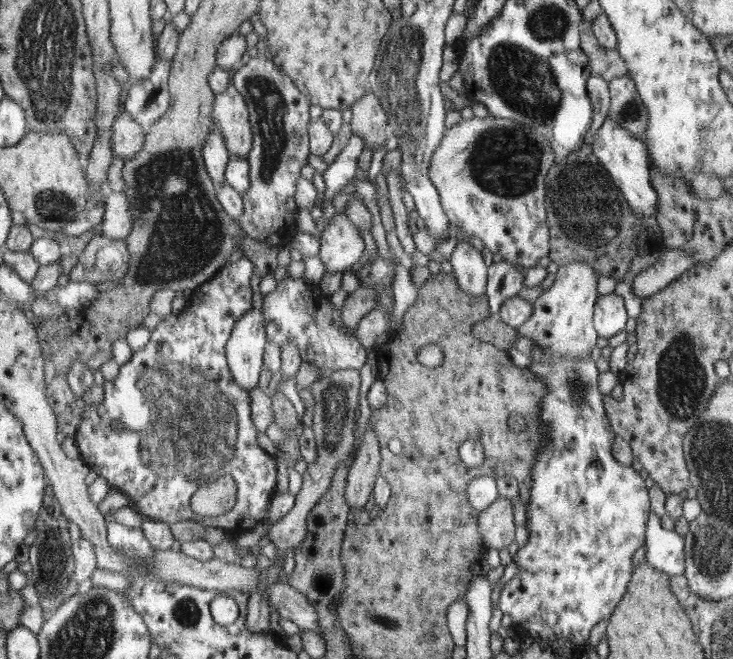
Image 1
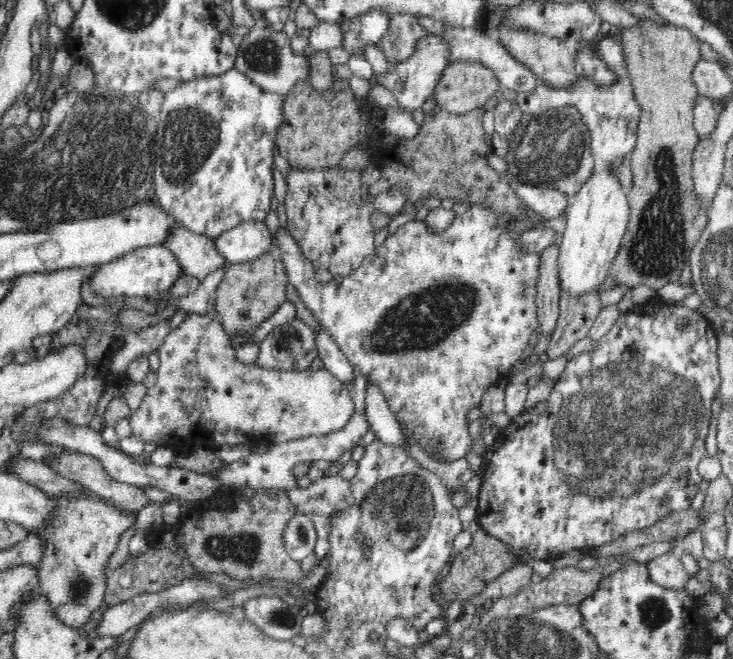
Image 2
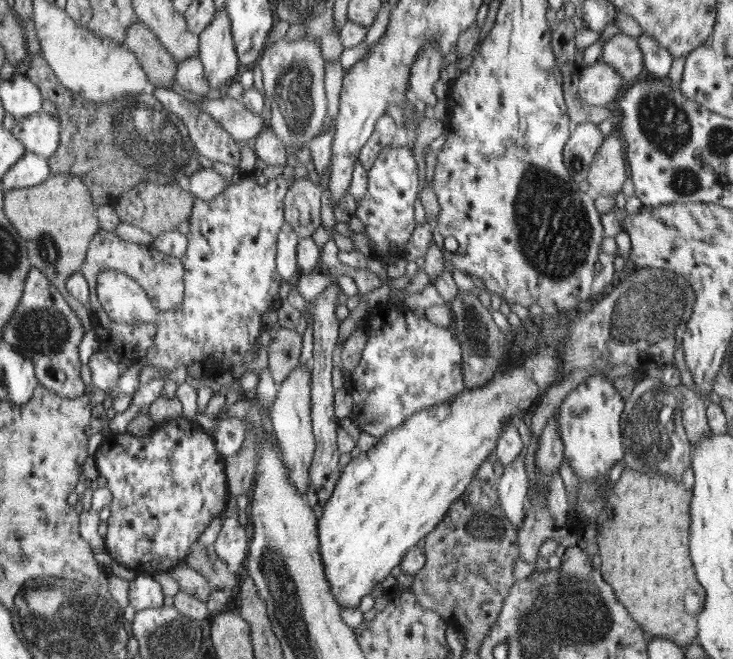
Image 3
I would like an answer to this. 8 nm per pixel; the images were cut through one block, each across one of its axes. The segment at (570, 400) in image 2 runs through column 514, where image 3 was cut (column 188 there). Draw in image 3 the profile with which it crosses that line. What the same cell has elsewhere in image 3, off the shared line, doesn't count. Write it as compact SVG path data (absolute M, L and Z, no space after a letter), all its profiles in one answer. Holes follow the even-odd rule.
M183 414L171 419L166 419L151 430L149 434L143 436L131 435L130 433L112 433L106 434L101 442L95 455L95 464L99 470L99 474L107 480L107 487L111 492L110 512L108 520L107 534L104 537L106 552L112 557L112 560L123 565L127 569L136 571L137 573L152 574L159 571L169 572L182 564L182 560L188 557L192 542L196 543L198 536L210 526L210 522L214 518L222 520L222 512L226 510L226 476L224 476L224 464L222 458L214 446L214 438L212 436L204 436L204 429L196 423L191 417L185 417Z

